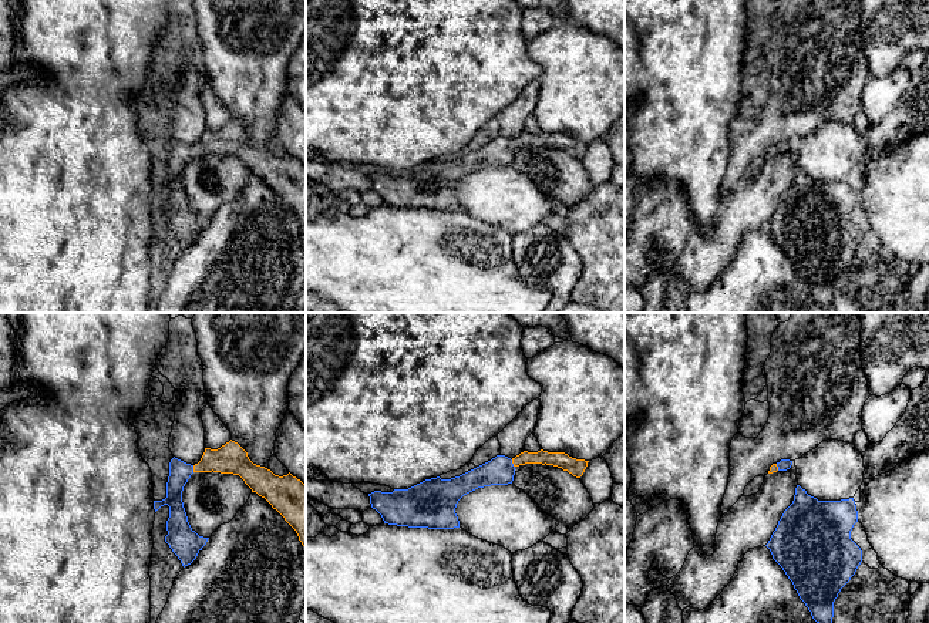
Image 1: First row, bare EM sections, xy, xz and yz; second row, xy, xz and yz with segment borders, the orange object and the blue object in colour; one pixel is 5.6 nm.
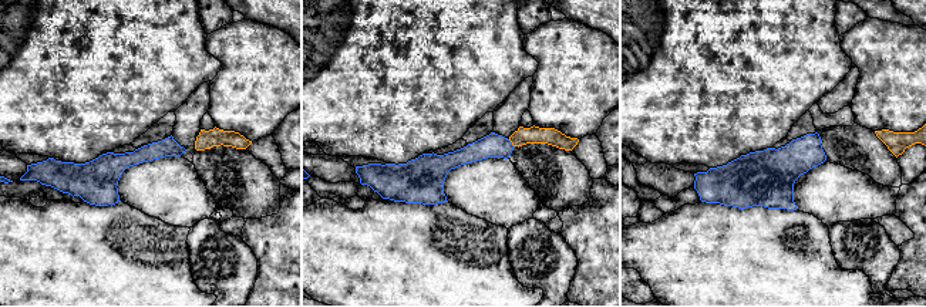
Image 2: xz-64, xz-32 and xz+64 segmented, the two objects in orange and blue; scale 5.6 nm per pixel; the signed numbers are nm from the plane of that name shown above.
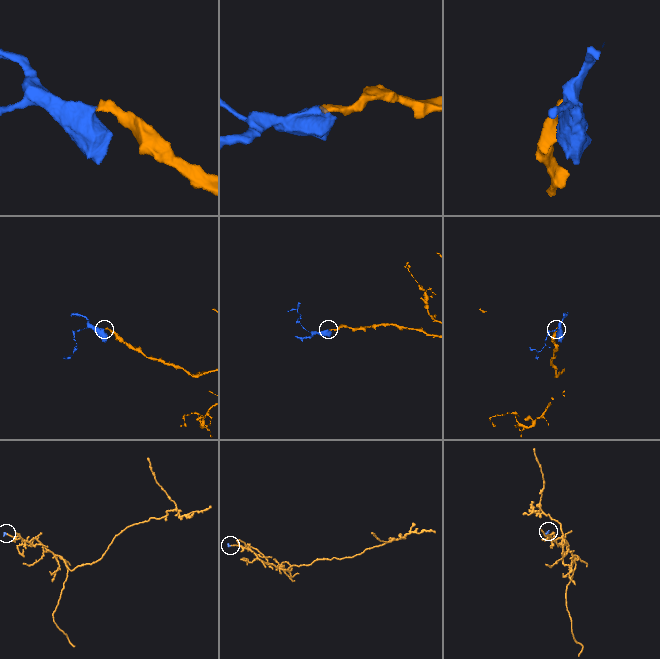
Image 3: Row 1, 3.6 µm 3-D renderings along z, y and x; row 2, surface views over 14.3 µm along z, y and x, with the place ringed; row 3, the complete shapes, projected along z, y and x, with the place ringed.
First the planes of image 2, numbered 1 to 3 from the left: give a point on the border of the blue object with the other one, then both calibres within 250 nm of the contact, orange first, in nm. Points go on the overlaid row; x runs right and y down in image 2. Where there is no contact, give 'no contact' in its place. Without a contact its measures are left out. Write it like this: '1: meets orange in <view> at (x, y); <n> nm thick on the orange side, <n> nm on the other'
1: no contact
2: meets orange in xz-32 at (512, 144); 100 nm thick on the orange side, 140 nm on the other
3: no contact

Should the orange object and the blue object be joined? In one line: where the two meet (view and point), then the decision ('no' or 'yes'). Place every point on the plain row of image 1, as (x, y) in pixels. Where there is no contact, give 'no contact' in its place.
meets orange in xz at (512, 144); yes

